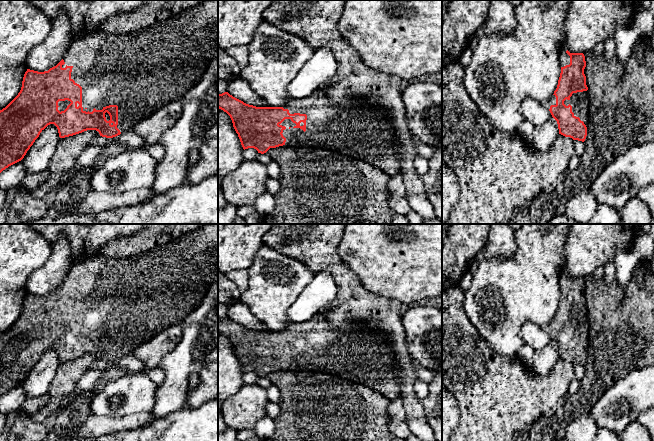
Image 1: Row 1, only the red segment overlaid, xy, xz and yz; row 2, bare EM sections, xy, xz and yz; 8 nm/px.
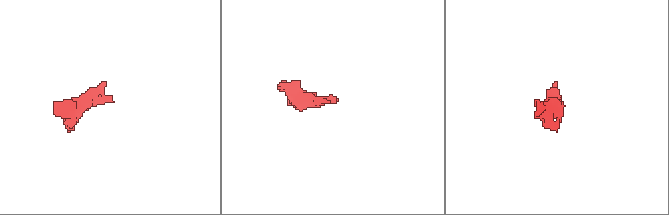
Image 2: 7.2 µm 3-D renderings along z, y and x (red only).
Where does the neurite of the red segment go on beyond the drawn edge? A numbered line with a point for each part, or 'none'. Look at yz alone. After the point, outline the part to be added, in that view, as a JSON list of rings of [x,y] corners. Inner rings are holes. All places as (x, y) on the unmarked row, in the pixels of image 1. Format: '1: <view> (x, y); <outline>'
1: yz (578, 324); [[[590,312],[587,315],[573,317],[569,324],[565,324],[564,328],[572,330],[572,336],[574,340],[579,341],[581,345],[587,351],[587,341],[586,341],[586,324],[590,320]]]

